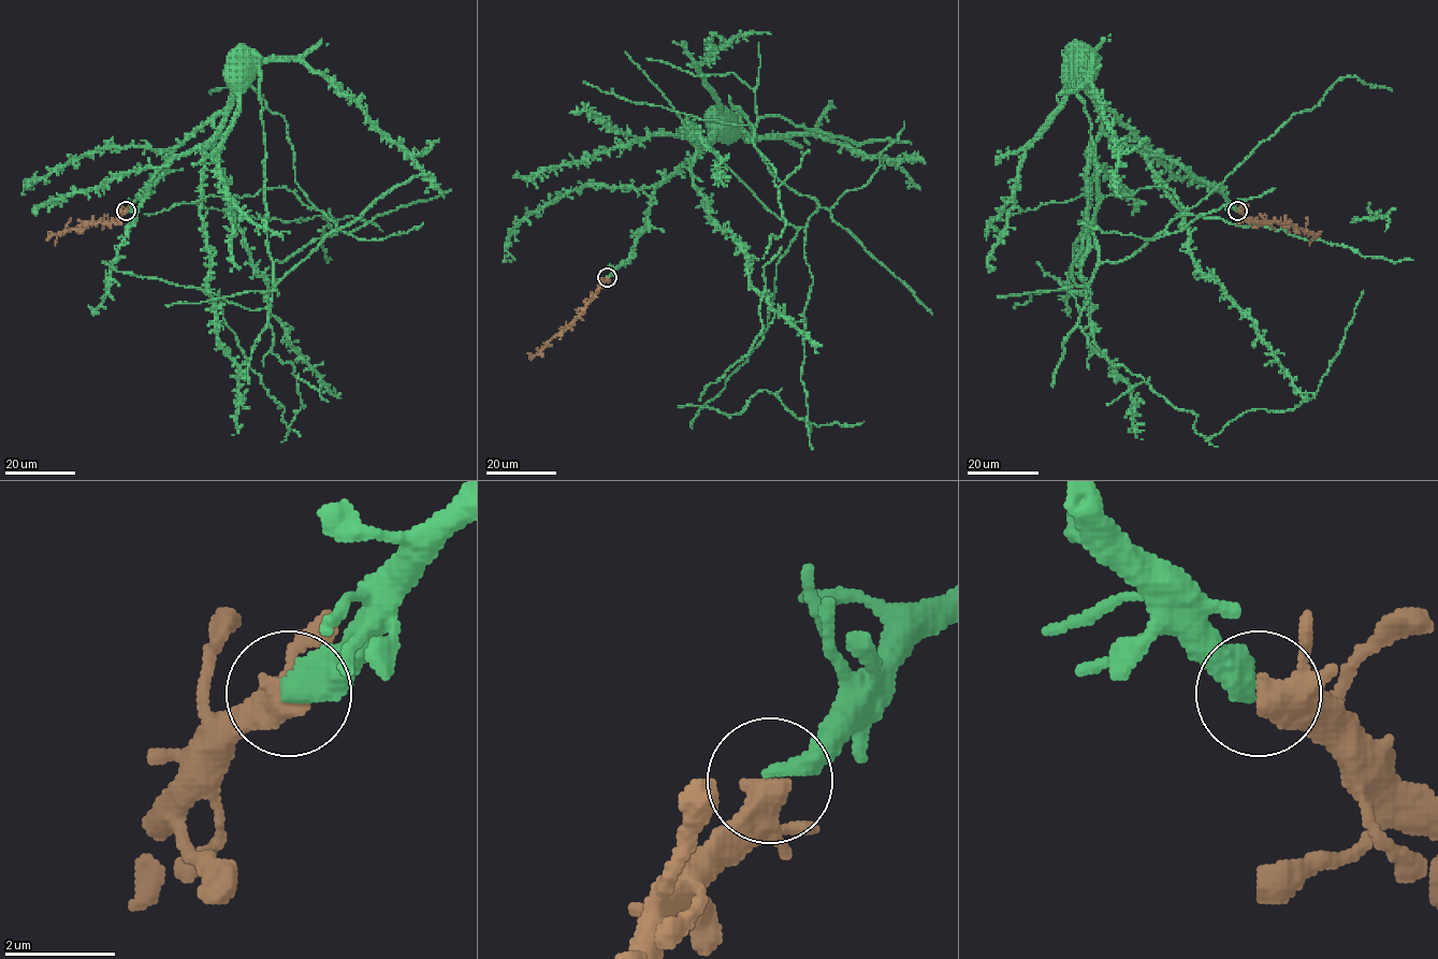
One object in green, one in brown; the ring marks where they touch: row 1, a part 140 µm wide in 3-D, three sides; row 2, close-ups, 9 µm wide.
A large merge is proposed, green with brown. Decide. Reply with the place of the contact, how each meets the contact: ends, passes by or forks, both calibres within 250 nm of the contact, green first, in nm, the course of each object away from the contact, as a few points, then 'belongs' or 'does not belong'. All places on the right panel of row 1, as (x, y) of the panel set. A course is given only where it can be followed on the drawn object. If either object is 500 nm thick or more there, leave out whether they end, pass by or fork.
at (1237, 211); green ends there; brown forks there; 440 nm thick on the green side, 360 nm on the other; green runs (1237, 211), (1215, 187), (1194, 178), (1181, 166), (1150, 150), (1084, 85), (1077, 69), (1070, 61), (1073, 55); brown runs (1237, 211), (1253, 219), (1276, 220), (1305, 229), (1316, 234), (1315, 240); belongs

